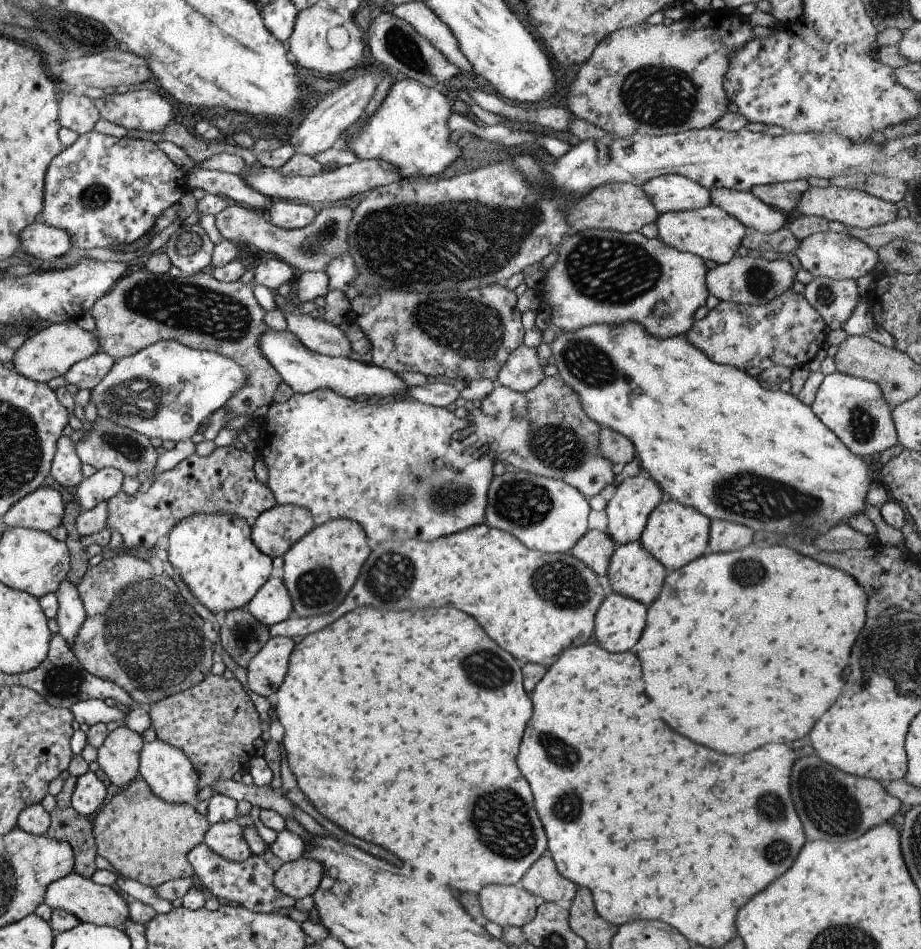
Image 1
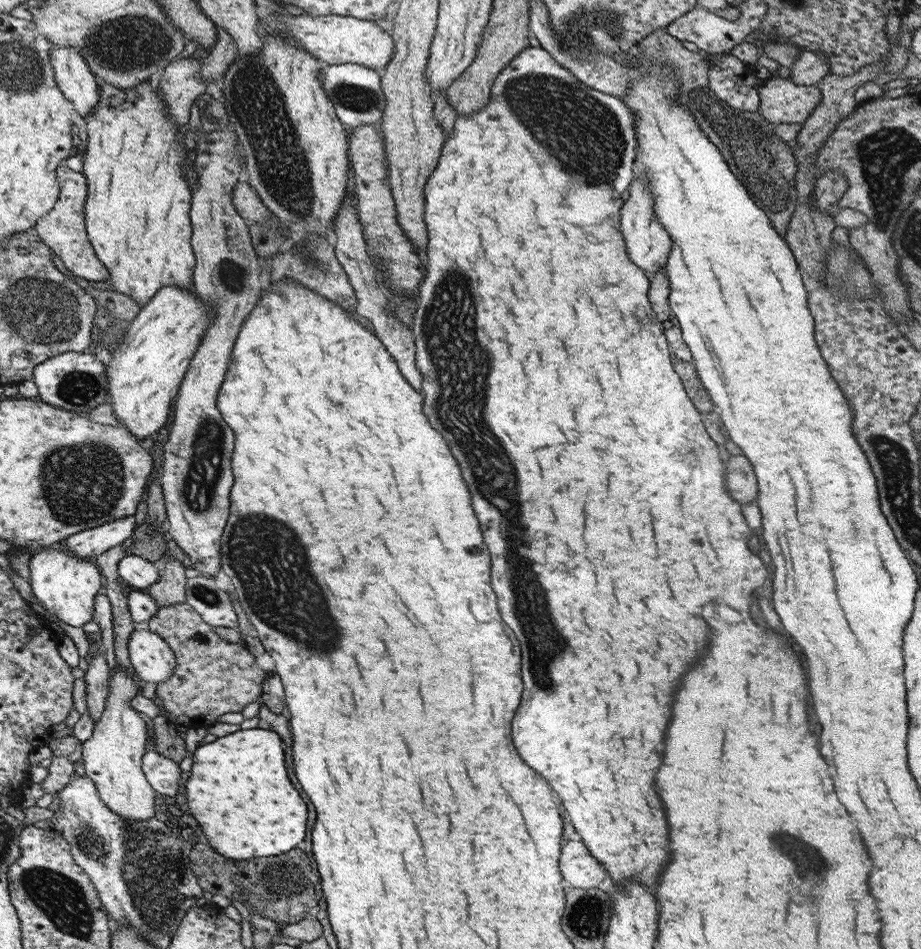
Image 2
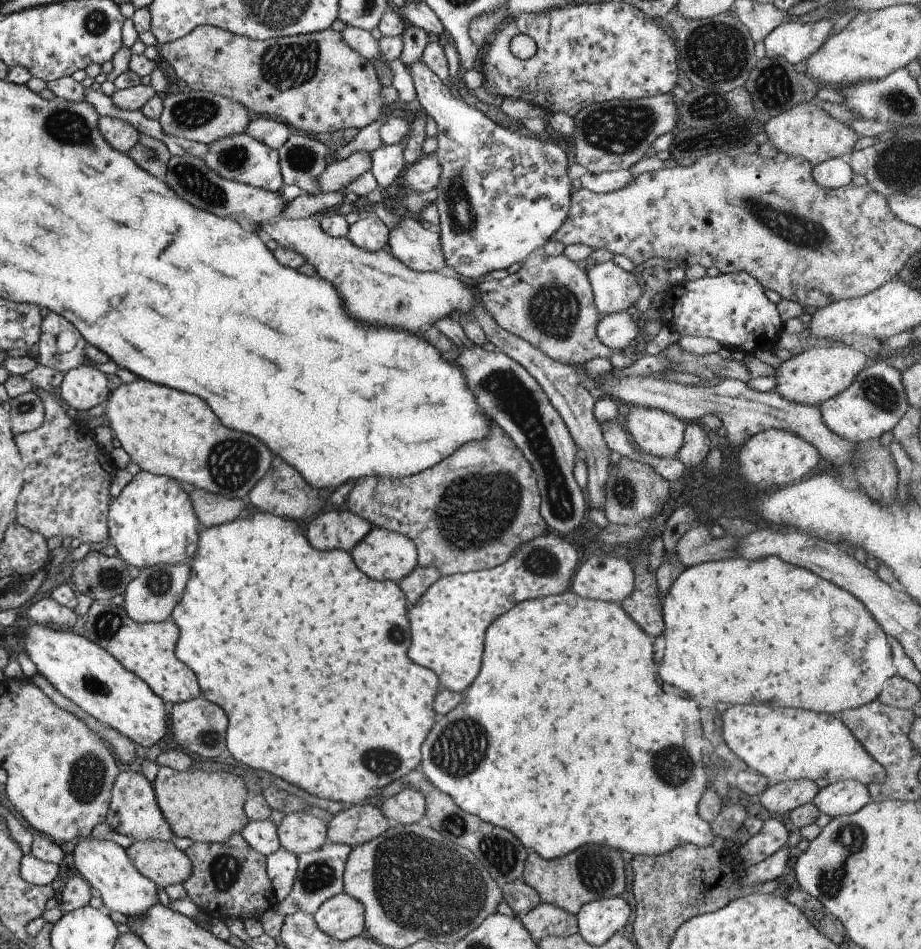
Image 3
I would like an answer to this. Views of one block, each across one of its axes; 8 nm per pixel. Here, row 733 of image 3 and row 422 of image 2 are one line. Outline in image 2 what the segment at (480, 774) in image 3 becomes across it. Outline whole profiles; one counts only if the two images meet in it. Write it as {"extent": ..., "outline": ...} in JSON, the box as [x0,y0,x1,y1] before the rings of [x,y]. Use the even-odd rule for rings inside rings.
{"extent":[410,46,749,889],"outline":[[[528,46],[518,52],[497,73],[490,90],[491,98],[477,114],[456,117],[451,133],[443,141],[437,165],[423,185],[426,262],[424,277],[417,288],[417,305],[410,328],[415,367],[421,373],[421,410],[429,425],[447,441],[461,468],[461,476],[471,492],[473,512],[483,532],[483,543],[491,556],[490,582],[497,596],[499,614],[520,644],[523,690],[511,720],[515,750],[521,760],[539,772],[555,790],[563,809],[569,814],[576,838],[587,847],[597,863],[605,867],[611,882],[621,889],[627,877],[635,877],[647,888],[653,888],[655,872],[667,864],[667,828],[661,802],[653,788],[653,776],[665,750],[665,730],[673,716],[669,704],[679,684],[679,676],[687,670],[687,664],[693,664],[695,656],[701,654],[707,634],[703,618],[695,614],[689,616],[685,608],[675,610],[677,616],[683,616],[677,620],[679,626],[675,626],[671,618],[675,612],[669,610],[669,594],[685,594],[687,590],[677,590],[679,586],[667,584],[687,580],[699,584],[693,588],[695,592],[703,592],[703,578],[711,578],[713,568],[715,572],[725,572],[731,558],[729,550],[747,540],[749,528],[739,516],[739,504],[723,492],[725,464],[721,462],[717,445],[701,426],[703,415],[686,395],[679,376],[673,370],[674,359],[668,350],[663,326],[647,298],[649,276],[627,260],[625,244],[617,230],[619,208],[623,204],[621,192],[628,190],[635,175],[635,116],[624,106],[621,98],[585,86],[541,47]],[[511,102],[515,102],[515,108],[511,108]],[[723,552],[727,554],[725,560],[721,558]],[[553,604],[557,604],[557,608]],[[645,612],[665,614],[659,614],[659,618],[655,614],[653,622],[647,624],[643,622]],[[691,618],[701,622],[693,624]]]}

